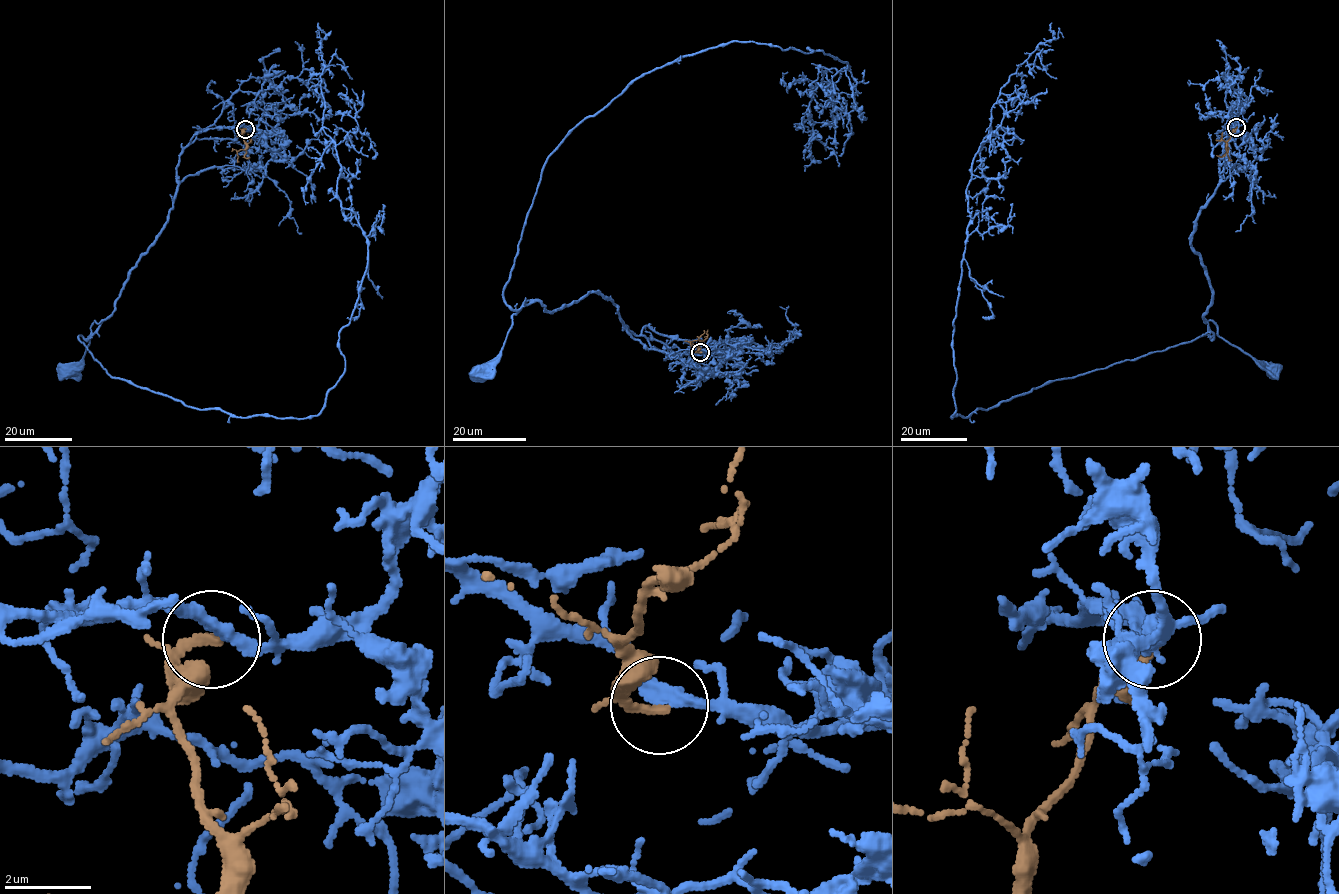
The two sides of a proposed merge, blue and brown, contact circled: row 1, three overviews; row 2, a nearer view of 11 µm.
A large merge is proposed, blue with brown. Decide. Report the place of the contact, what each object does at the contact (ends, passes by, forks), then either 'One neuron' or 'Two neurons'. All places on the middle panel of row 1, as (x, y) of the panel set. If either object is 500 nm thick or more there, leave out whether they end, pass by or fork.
Place: (700, 352). At the ring blue passes by. At the ring brown passes by. Two neurons

